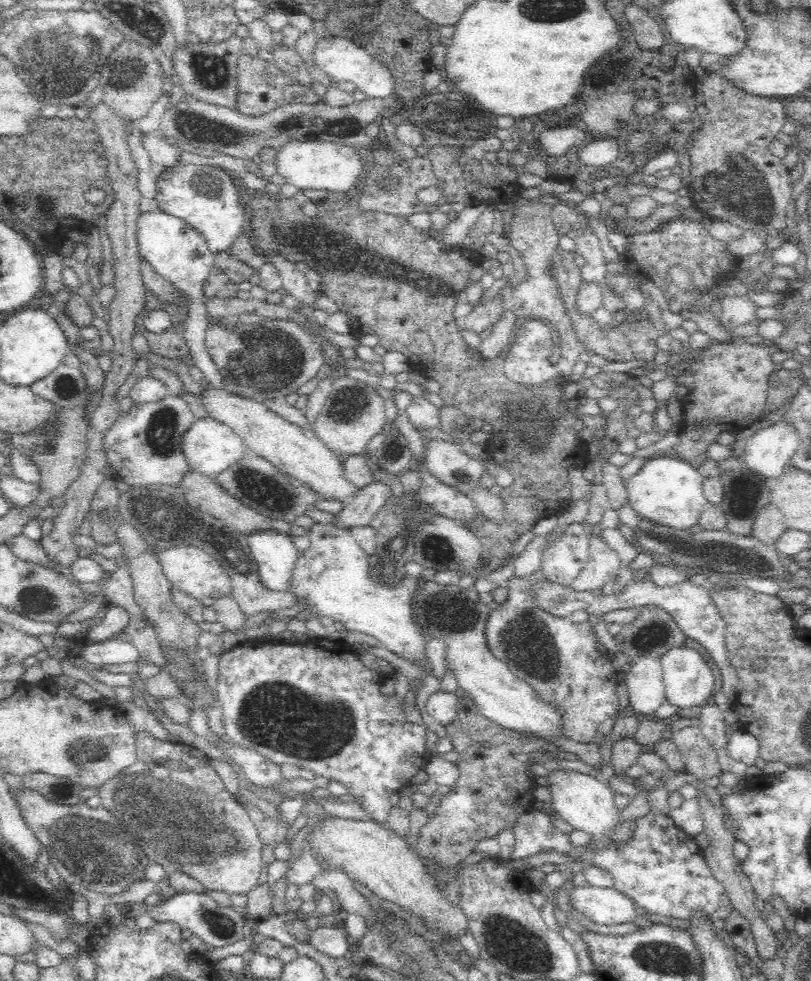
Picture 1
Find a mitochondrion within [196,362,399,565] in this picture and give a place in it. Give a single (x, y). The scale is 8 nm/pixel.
(256, 485)

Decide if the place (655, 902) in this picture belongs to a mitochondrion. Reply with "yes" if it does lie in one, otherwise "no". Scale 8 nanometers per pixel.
no

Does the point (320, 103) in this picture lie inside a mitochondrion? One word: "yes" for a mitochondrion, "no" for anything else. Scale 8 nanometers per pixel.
no

